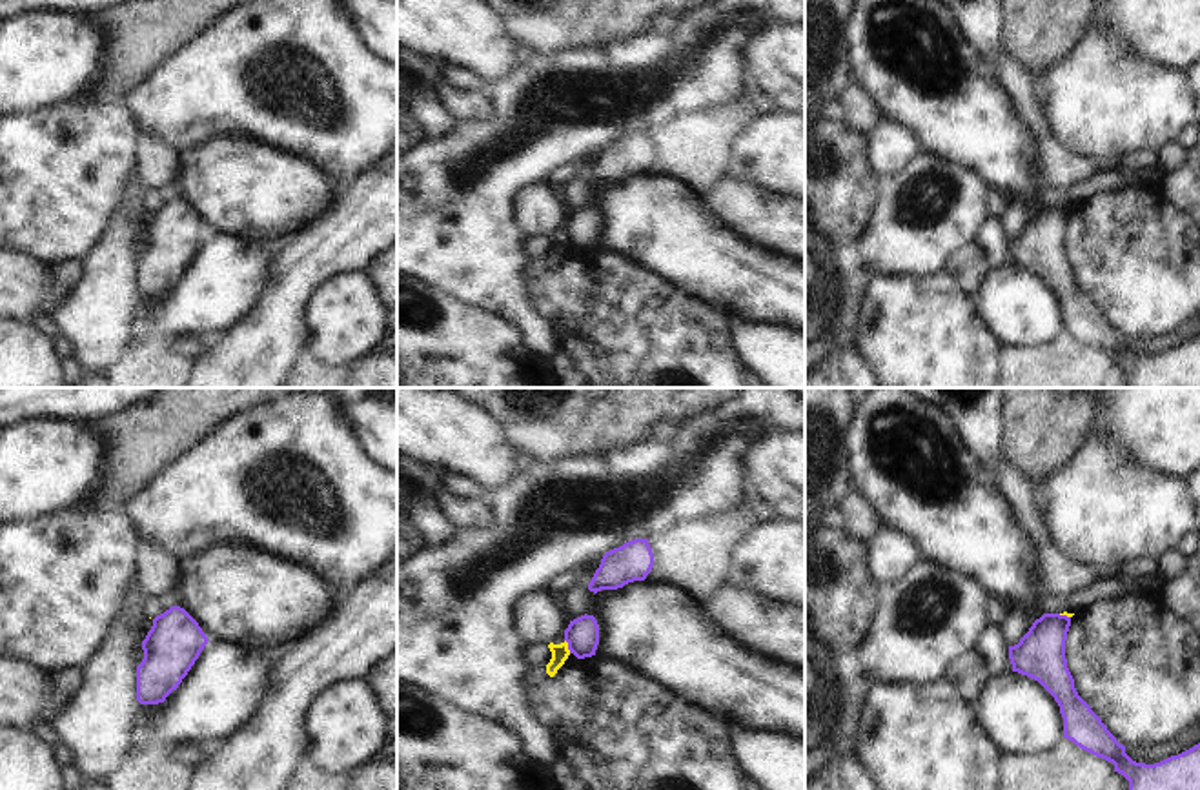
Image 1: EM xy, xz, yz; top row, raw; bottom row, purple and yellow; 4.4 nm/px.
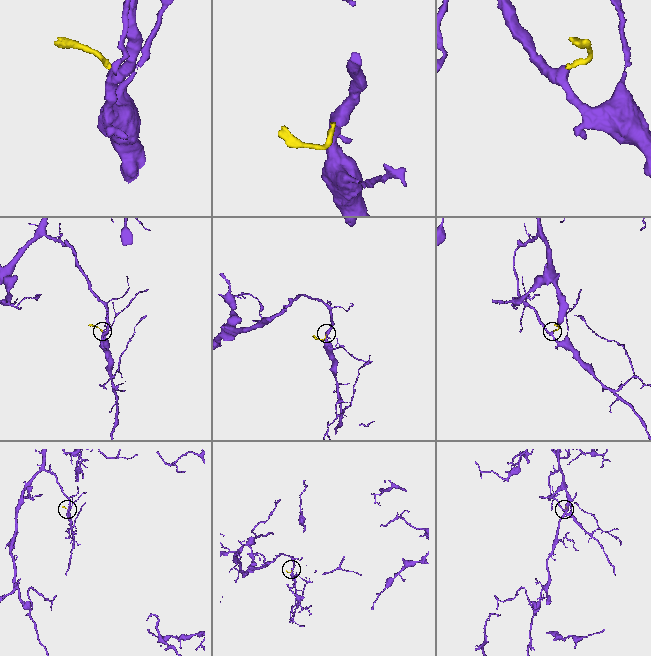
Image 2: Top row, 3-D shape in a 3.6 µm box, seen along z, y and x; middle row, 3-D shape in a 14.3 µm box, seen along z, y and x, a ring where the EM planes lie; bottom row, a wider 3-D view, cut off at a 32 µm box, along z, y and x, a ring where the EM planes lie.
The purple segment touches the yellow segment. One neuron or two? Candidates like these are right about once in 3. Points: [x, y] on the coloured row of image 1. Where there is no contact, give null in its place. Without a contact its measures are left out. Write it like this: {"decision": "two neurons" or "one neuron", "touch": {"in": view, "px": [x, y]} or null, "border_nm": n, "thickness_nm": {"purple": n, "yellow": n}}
{"decision": "two neurons", "touch": {"in": "xz", "px": [569, 647]}, "border_nm": 70, "thickness_nm": {"purple": 140, "yellow": 80}}

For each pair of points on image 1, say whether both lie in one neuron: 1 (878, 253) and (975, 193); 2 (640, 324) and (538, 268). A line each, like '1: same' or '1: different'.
1: same
2: same

